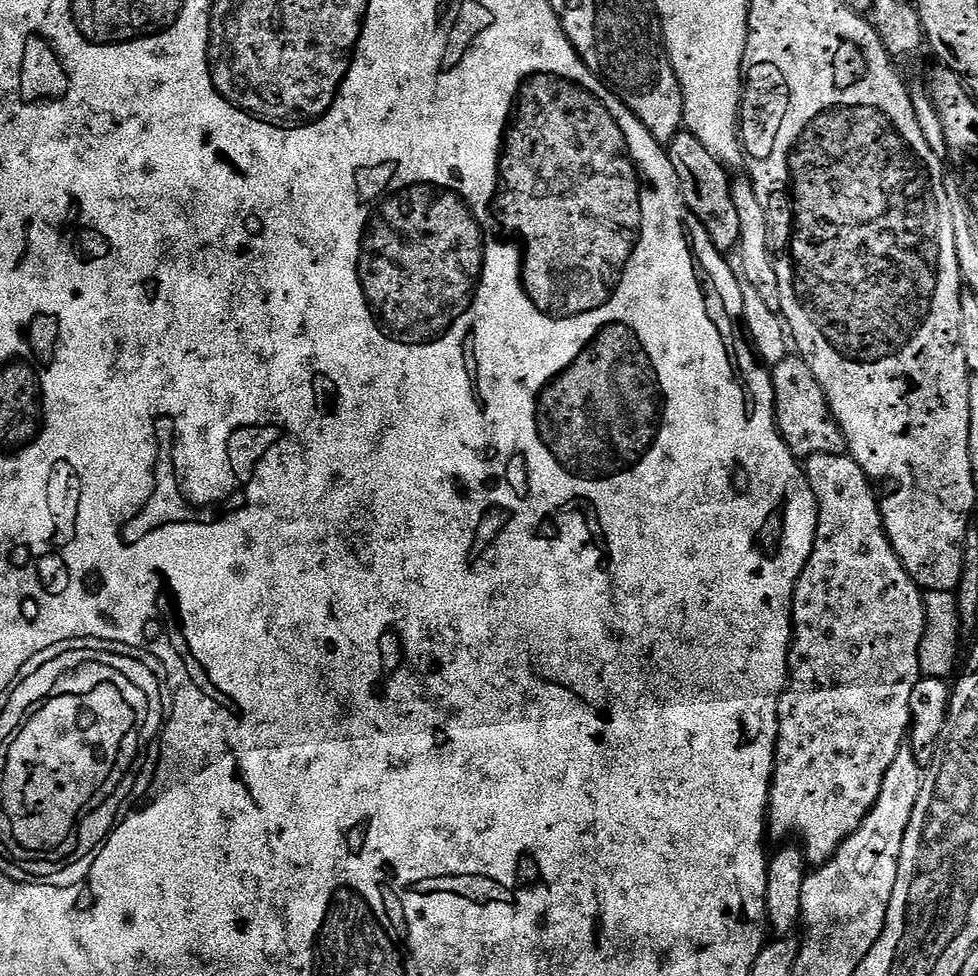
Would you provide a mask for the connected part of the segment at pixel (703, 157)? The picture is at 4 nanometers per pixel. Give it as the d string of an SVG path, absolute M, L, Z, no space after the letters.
M681 130L666 146L666 151L674 166L674 174L678 174L676 185L680 187L680 193L686 206L698 217L700 225L704 227L710 242L714 242L716 249L725 254L731 253L731 248L733 251L739 245L740 231L738 230L738 210L734 206L732 197L732 180L729 169L720 164L718 158L714 158L714 154L710 154L710 150L706 150L706 146L702 146L702 142L698 142L698 138L694 138L694 134L687 130Z

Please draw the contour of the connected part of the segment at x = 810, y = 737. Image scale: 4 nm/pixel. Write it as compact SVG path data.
M814 454L807 457L803 465L808 476L810 490L814 490L816 499L816 533L814 546L810 550L810 558L796 579L796 589L792 595L792 643L788 646L789 681L780 696L778 706L778 736L776 738L776 761L772 771L772 785L768 795L768 819L766 832L776 842L784 842L789 838L798 838L802 845L807 863L819 866L826 863L840 849L842 842L858 830L858 826L870 814L874 802L878 802L878 794L882 792L882 778L886 778L886 770L890 770L894 758L905 747L906 733L911 725L910 690L920 681L920 643L924 633L924 596L922 590L910 578L910 574L902 566L898 554L888 541L884 524L880 520L880 502L877 489L871 480L854 462L851 456L845 454Z

